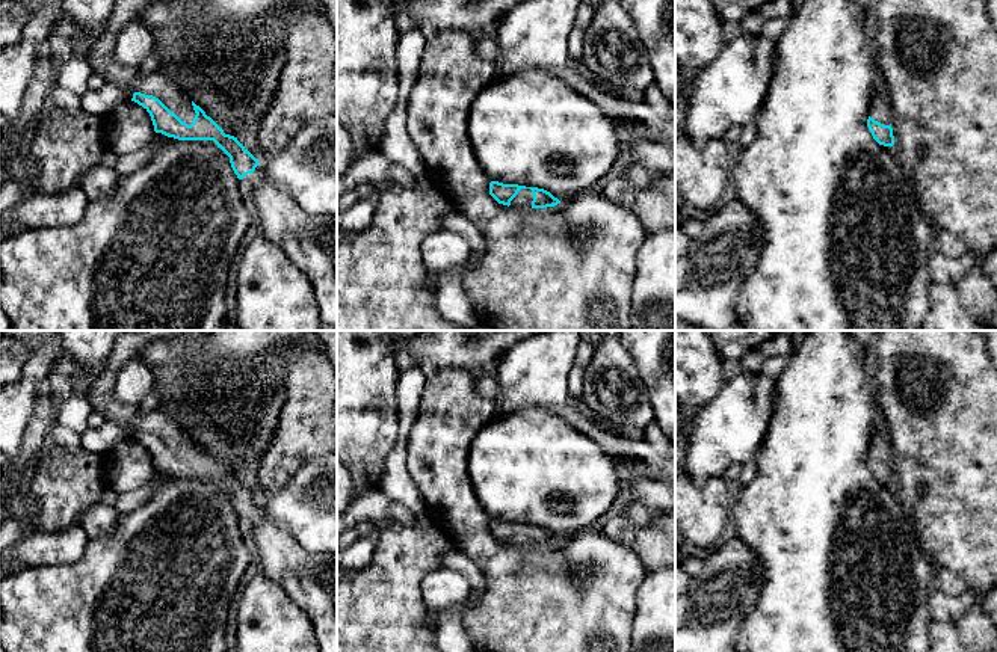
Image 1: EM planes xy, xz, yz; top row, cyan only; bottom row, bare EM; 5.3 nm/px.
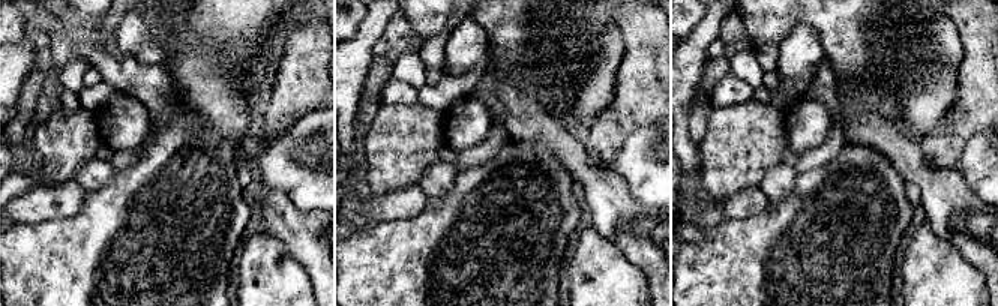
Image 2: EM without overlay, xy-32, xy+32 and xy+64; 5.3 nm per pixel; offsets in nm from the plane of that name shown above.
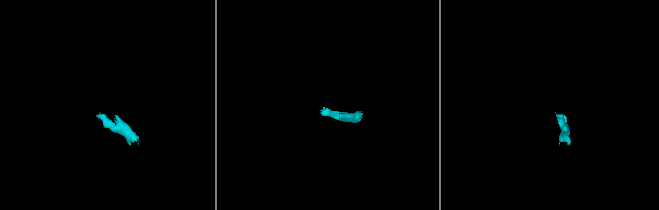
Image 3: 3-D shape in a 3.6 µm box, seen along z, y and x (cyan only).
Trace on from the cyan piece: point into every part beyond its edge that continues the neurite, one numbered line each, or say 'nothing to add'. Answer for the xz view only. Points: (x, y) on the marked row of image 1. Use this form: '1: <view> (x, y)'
1: xz (523, 199)

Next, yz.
1: yz (881, 106)

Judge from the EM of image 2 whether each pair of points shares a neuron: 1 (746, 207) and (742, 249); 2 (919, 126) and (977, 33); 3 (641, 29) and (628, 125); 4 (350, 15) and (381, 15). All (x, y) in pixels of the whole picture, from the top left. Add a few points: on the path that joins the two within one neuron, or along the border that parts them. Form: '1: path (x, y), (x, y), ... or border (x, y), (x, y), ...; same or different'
1: border (770, 201), (755, 215), (716, 219); different
2: border (955, 24), (962, 47), (958, 93); different
3: path (641, 53), (640, 101); same
4: border (366, 15), (350, 39); different

